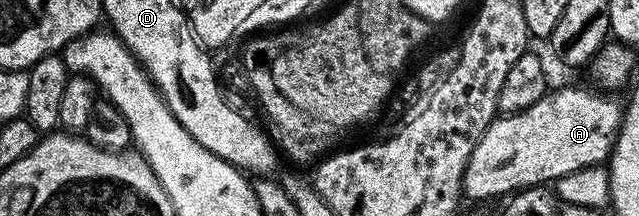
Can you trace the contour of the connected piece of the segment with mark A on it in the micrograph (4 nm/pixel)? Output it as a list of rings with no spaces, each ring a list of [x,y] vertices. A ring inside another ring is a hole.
[[[565,86],[562,90],[546,93],[531,108],[520,110],[518,114],[506,114],[493,119],[487,132],[475,144],[471,160],[465,169],[463,194],[469,198],[497,198],[500,194],[512,195],[518,190],[537,188],[542,184],[556,183],[588,166],[602,165],[613,153],[613,144],[617,140],[617,131],[621,128],[623,117],[622,103],[617,103],[608,93],[596,89],[584,90],[581,86]]]

